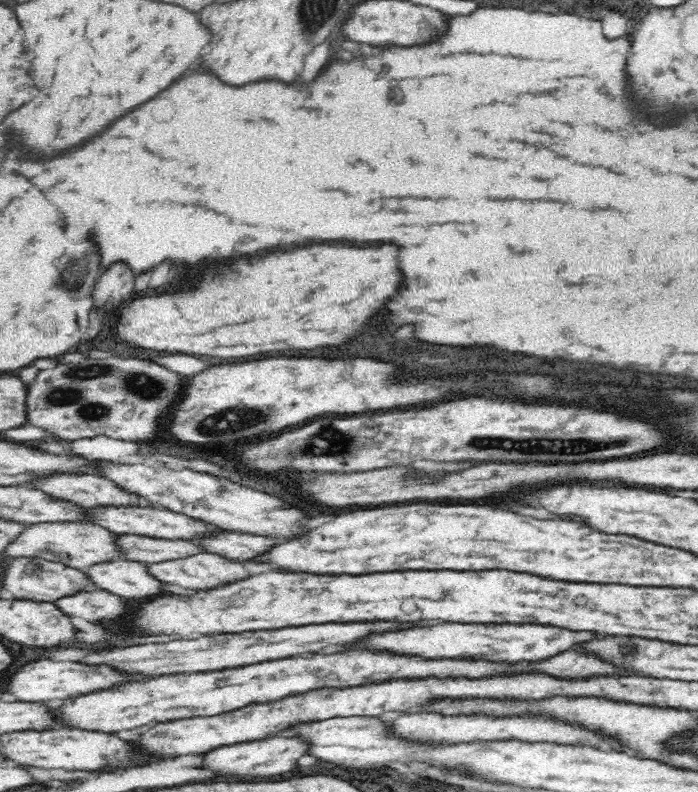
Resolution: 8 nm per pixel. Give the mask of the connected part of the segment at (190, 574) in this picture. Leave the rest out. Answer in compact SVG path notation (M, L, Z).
M198 551L158 562L145 562L143 567L146 574L156 582L162 582L162 584L168 584L168 586L180 586L180 588L205 589L228 582L231 579L241 579L248 576L248 572L240 561L230 561L230 559L206 551Z

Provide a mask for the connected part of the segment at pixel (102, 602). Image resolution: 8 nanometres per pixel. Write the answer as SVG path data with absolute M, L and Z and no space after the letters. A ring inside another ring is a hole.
M92 588L58 597L51 604L66 616L79 616L94 623L113 621L125 609L125 602L119 596Z

